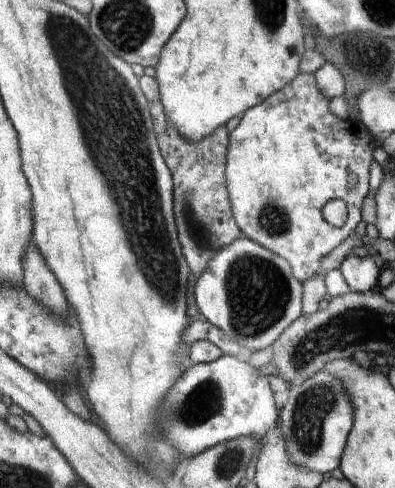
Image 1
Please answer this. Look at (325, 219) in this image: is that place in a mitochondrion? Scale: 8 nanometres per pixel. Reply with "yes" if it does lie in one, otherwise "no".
no

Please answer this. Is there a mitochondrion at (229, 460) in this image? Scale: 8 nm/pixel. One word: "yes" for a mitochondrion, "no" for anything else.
yes

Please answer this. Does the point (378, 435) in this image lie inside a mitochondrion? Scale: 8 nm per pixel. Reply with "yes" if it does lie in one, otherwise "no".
no

